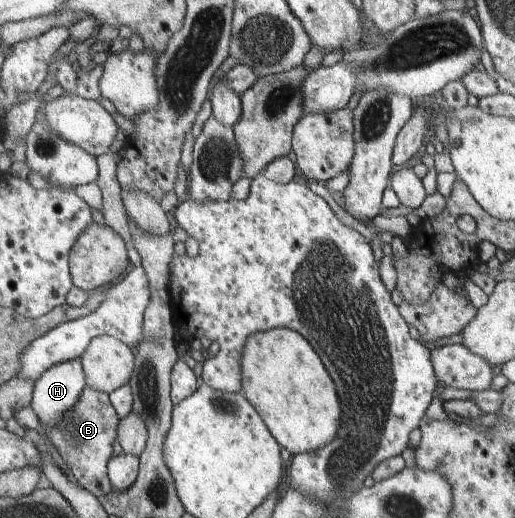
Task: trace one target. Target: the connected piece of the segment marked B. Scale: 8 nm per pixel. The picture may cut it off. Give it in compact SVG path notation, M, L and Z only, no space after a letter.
M87 385L75 410L70 411L59 426L51 429L43 426L47 437L61 455L62 462L66 463L65 474L98 499L105 498L114 491L109 476L109 464L114 456L119 422L120 415L111 402L110 394Z

